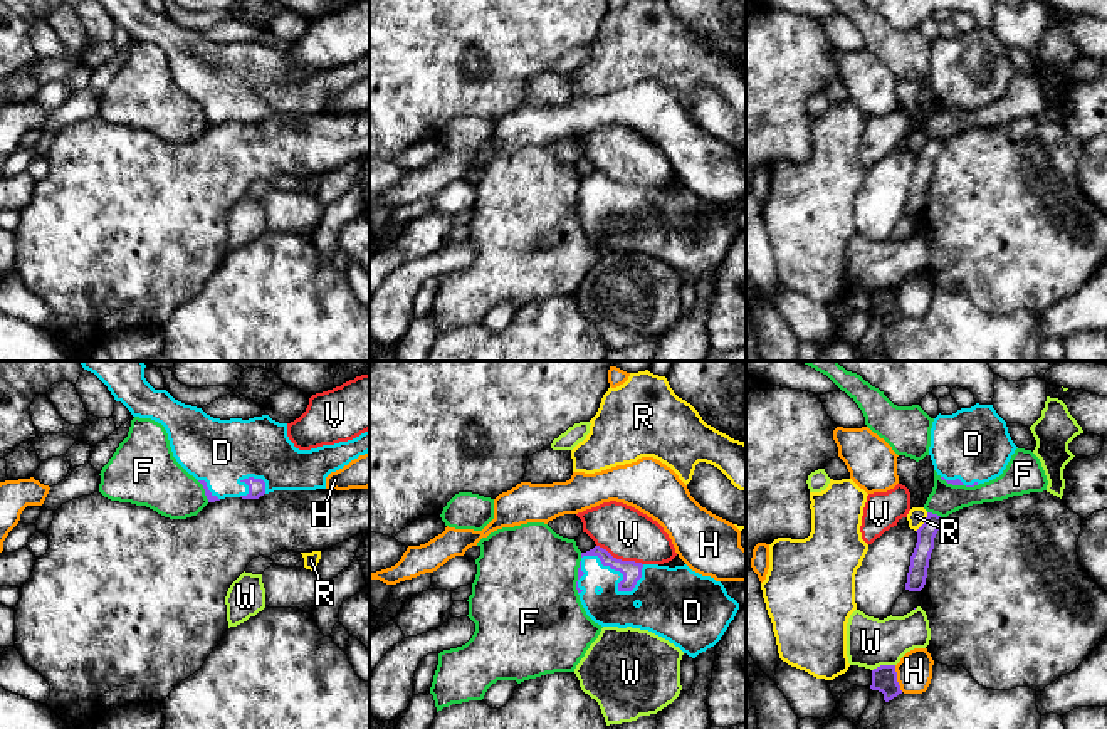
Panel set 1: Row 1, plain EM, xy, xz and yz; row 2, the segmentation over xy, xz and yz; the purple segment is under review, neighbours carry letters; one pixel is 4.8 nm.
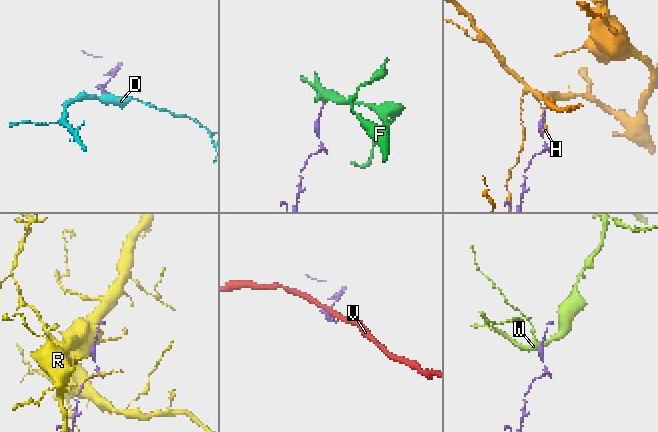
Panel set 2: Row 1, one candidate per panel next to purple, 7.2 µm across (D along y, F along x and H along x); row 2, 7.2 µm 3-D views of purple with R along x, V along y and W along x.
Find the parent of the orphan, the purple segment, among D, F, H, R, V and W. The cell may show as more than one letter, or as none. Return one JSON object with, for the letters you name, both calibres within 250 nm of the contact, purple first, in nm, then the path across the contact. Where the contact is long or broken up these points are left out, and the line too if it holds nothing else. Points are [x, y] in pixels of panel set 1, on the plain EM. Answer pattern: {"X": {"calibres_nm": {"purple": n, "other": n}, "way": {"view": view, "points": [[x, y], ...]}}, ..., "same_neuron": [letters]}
{"D": {"calibres_nm": {"purple": 100, "other": 280}, "way": {"view": "xz", "points": [[632, 195], [620, 195], [620, 214], [666, 220]]}}, "same_neuron": ["D"]}

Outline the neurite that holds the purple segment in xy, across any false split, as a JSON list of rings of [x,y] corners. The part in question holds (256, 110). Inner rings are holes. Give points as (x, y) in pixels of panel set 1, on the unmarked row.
[[[144,0],[97,2],[133,40],[165,50],[173,81],[203,109],[208,126],[326,113],[331,96],[370,76],[370,54],[348,66],[299,74],[287,60],[287,47],[269,39],[220,44],[155,13]]]

